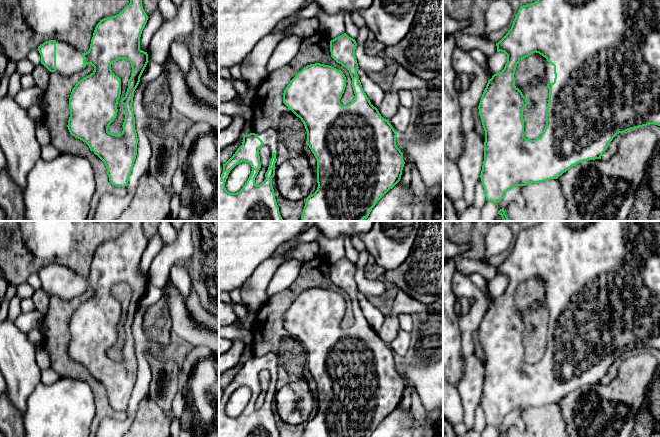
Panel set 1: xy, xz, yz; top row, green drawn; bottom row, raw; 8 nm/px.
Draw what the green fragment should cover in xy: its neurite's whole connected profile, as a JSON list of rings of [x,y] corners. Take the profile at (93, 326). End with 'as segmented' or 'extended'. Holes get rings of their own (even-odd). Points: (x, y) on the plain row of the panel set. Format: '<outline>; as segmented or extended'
[[[107,221],[107,222],[127,222],[127,223],[130,224],[130,227],[119,238],[100,244],[100,246],[95,251],[93,261],[91,263],[90,272],[86,277],[81,277],[79,274],[77,274],[71,268],[69,268],[67,266],[64,266],[64,265],[60,265],[60,264],[46,265],[43,268],[41,268],[38,271],[37,274],[39,275],[39,277],[41,279],[41,288],[43,288],[50,296],[57,295],[57,296],[59,296],[63,299],[69,299],[69,298],[72,298],[72,297],[75,297],[75,296],[78,296],[78,295],[84,293],[87,288],[91,288],[94,291],[94,295],[90,299],[81,303],[75,309],[75,311],[73,312],[73,314],[71,316],[71,319],[70,319],[70,322],[69,322],[70,341],[69,341],[69,344],[68,344],[67,351],[68,351],[68,354],[69,354],[69,356],[72,360],[74,360],[75,362],[78,362],[78,363],[82,364],[83,366],[85,366],[89,370],[90,374],[93,375],[94,378],[97,379],[104,386],[104,388],[106,390],[106,393],[107,393],[107,399],[109,401],[110,407],[114,410],[125,411],[125,410],[128,409],[129,401],[130,401],[130,398],[131,398],[131,395],[132,395],[132,392],[133,392],[136,380],[137,380],[138,362],[137,362],[137,357],[136,357],[136,353],[135,353],[135,341],[134,341],[134,337],[133,337],[132,327],[133,327],[134,315],[135,315],[135,313],[137,312],[137,310],[140,306],[140,301],[141,301],[147,287],[149,286],[147,276],[144,276],[140,273],[140,261],[141,261],[142,255],[143,255],[149,241],[147,240],[147,238],[145,237],[145,235],[143,233],[142,221]],[[119,283],[126,283],[126,284],[129,285],[129,287],[131,288],[131,291],[132,291],[132,297],[131,297],[130,303],[128,304],[128,312],[127,312],[126,319],[121,324],[121,327],[124,329],[124,332],[125,332],[125,343],[124,343],[124,346],[123,346],[123,349],[122,349],[123,355],[122,355],[121,358],[116,359],[116,358],[109,357],[108,356],[108,351],[114,345],[114,343],[117,340],[117,336],[118,336],[117,328],[118,328],[118,324],[120,323],[120,318],[121,318],[121,303],[118,300],[116,300],[111,294],[111,288],[113,286],[118,285]]]; extended

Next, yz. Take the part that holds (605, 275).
[[[540,221],[531,228],[523,229],[515,239],[511,253],[496,267],[497,276],[507,279],[504,293],[488,304],[482,318],[478,333],[485,355],[484,385],[481,395],[481,405],[487,425],[499,427],[504,418],[515,410],[525,410],[530,407],[557,403],[572,390],[588,384],[601,383],[610,366],[619,357],[647,350],[660,350],[660,221]],[[533,277],[539,277],[544,282],[545,294],[542,302],[535,301],[531,308],[544,307],[549,313],[549,323],[546,333],[546,350],[539,362],[534,364],[524,361],[523,333],[528,328],[521,314],[515,310],[515,294],[517,288]]]; extended

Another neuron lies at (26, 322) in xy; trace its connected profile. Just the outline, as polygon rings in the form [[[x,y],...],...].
[[[31,311],[28,313],[20,314],[13,322],[16,327],[25,334],[28,334],[31,330],[39,328],[43,321],[43,315],[37,311]]]

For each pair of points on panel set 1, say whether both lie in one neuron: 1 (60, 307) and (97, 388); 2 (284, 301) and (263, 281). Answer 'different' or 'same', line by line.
1: same
2: different

